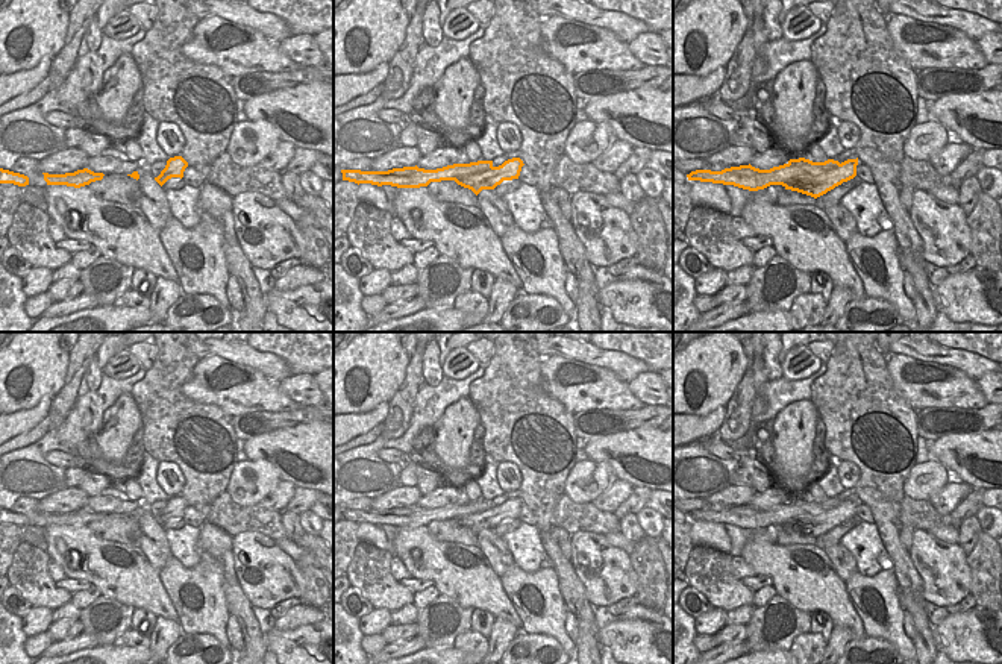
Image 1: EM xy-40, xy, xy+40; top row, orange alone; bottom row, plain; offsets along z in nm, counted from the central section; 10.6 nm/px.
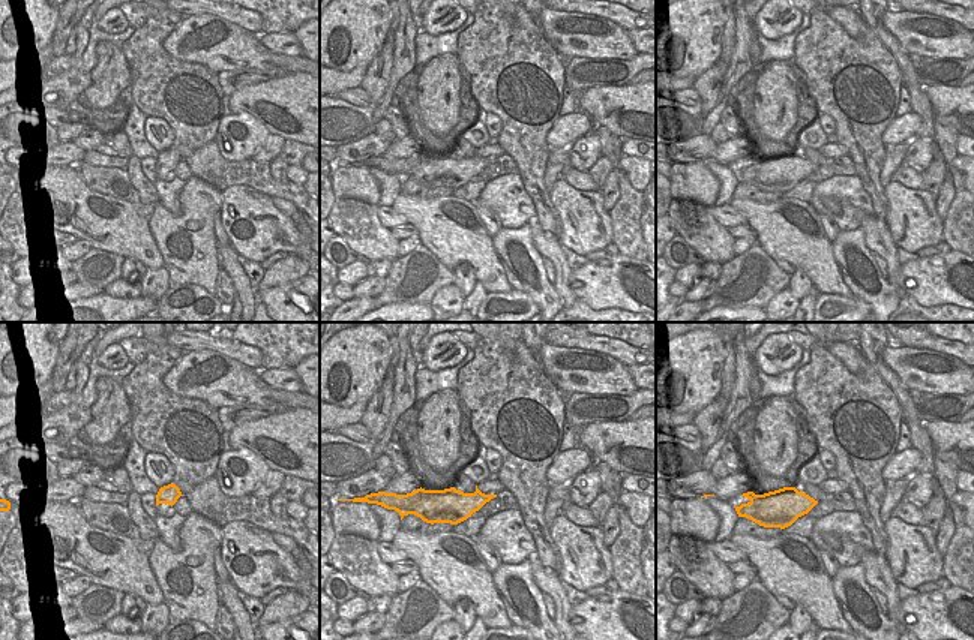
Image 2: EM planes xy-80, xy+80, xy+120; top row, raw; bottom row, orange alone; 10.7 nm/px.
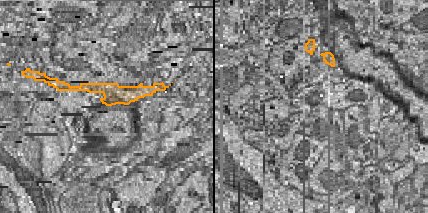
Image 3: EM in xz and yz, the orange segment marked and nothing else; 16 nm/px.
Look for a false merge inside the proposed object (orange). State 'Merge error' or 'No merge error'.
Merge error

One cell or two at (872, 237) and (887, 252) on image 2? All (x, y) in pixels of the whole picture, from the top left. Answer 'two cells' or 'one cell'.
one cell

